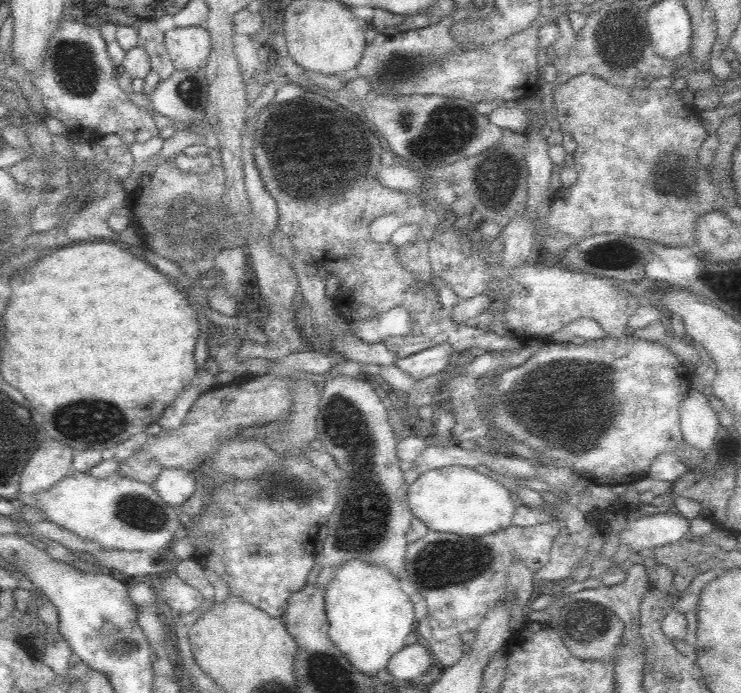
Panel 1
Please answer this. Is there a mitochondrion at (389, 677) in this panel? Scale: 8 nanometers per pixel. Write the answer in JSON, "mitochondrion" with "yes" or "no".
{"mitochondrion":"no"}

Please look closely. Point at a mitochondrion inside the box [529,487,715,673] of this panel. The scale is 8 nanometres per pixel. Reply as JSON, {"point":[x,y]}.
{"point":[581,628]}

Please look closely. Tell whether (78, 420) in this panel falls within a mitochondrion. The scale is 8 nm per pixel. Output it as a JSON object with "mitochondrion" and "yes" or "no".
{"mitochondrion":"yes"}

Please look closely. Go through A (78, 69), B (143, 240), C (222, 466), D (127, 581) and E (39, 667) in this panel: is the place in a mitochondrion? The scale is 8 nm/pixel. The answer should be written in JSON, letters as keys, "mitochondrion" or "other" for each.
{"A":"mitochondrion","B":"other","C":"other","D":"other","E":"other"}

